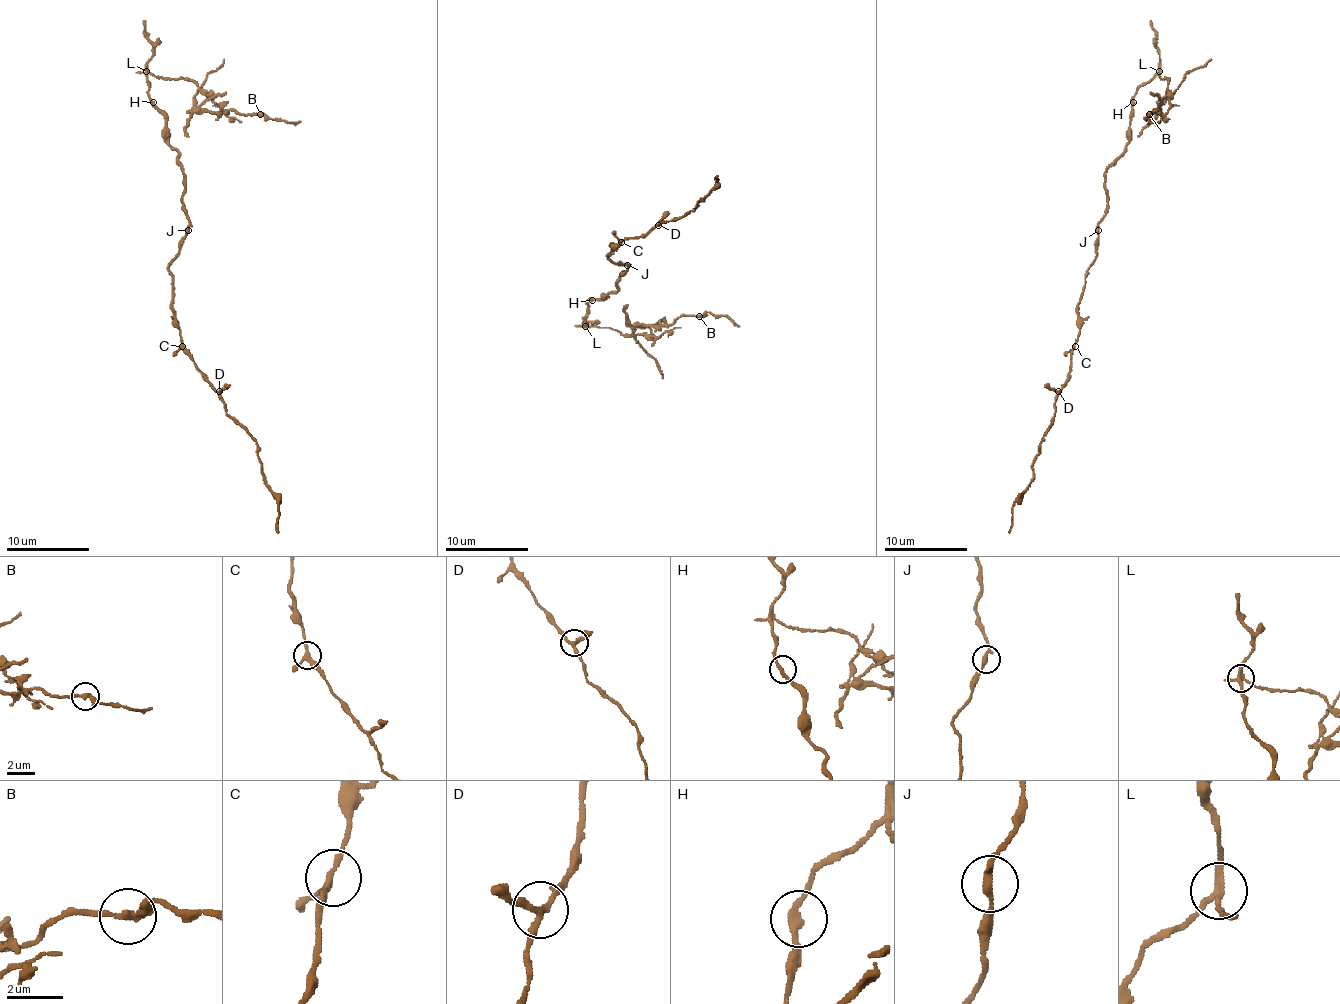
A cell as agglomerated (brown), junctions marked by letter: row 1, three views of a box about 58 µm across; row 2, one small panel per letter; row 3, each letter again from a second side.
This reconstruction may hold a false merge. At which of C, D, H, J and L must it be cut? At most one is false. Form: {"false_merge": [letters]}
{"false_merge": ["L"]}

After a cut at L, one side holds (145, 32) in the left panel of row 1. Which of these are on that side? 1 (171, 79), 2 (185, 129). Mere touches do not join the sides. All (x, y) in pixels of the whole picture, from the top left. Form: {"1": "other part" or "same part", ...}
{"1": "other part", "2": "other part"}

